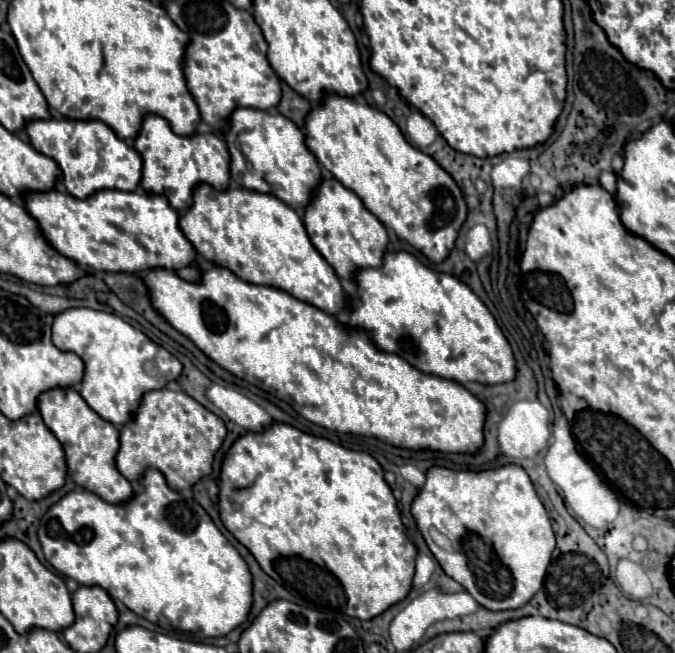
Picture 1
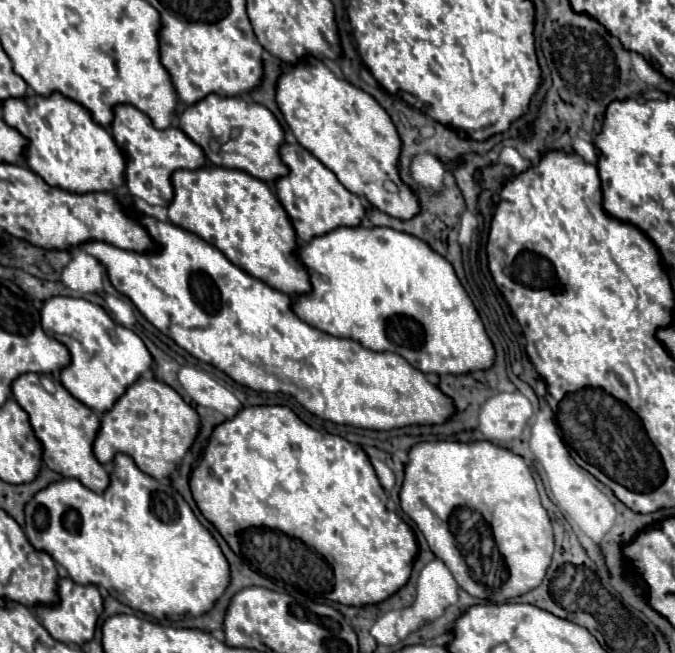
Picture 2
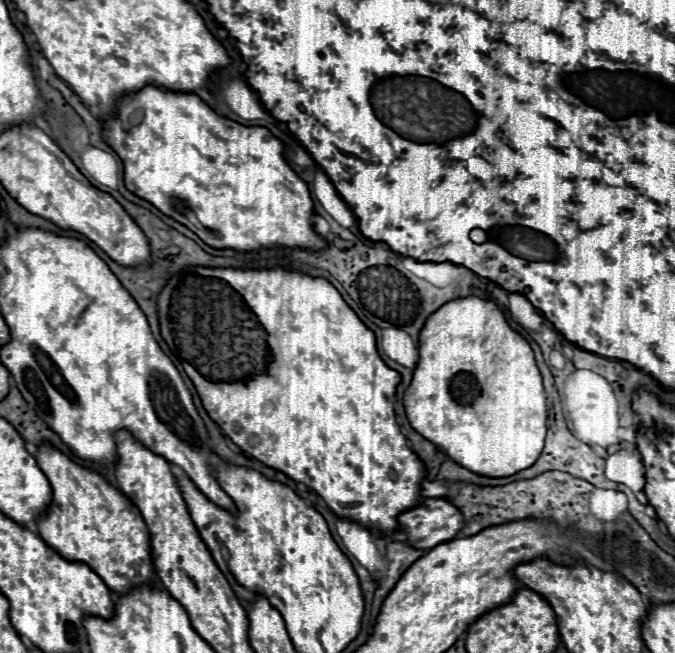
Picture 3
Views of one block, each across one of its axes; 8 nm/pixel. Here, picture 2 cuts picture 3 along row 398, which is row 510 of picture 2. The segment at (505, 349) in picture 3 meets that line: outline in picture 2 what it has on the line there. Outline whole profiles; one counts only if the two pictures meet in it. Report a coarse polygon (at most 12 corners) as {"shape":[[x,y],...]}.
{"shape":[[420,442],[400,506],[460,588],[534,590],[552,522],[522,456]]}

